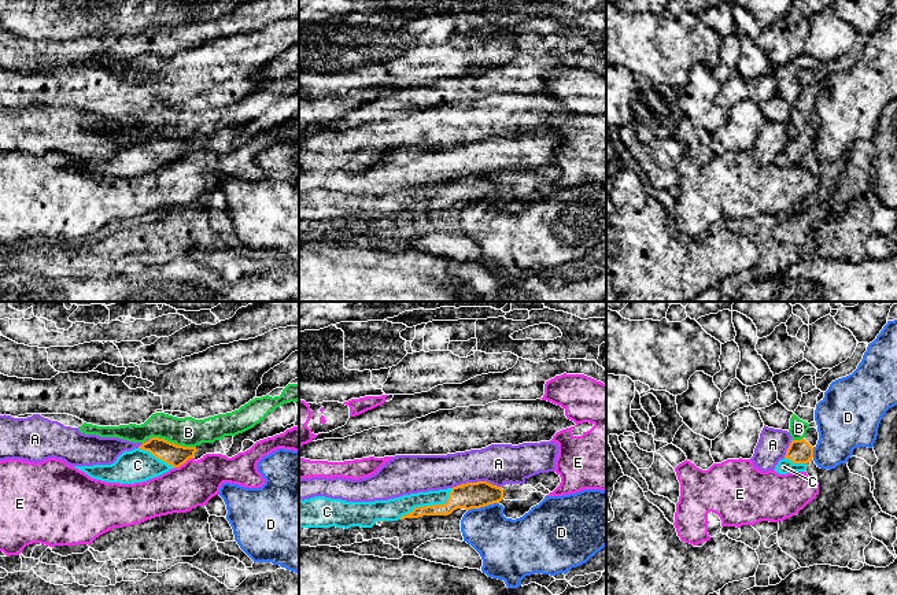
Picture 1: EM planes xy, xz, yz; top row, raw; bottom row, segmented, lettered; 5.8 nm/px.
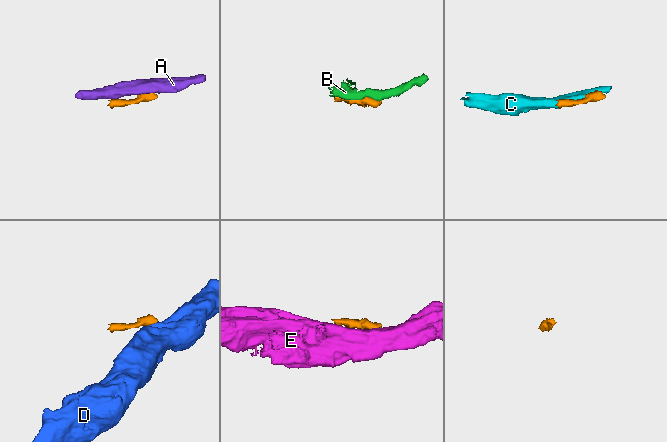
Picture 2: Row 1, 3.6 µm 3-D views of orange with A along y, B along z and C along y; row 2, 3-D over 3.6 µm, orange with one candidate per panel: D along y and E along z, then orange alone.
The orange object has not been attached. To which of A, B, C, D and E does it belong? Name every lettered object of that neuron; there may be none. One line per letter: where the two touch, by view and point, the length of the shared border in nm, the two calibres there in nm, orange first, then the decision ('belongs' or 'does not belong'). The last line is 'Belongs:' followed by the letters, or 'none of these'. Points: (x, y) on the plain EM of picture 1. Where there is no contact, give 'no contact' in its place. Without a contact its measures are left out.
A: xz (477, 174) | 300 nm | 160/240 nm | does not belong
B: xy (173, 136) | 280 nm | 130/170 nm | does not belong
C: xz (428, 199) | 360 nm | 150/130 nm | belongs
D: xz (482, 199) | 180 nm | 160/300 nm | does not belong
E: xy (183, 156) | 130 nm | 130/260 nm | does not belong
Belongs: C

